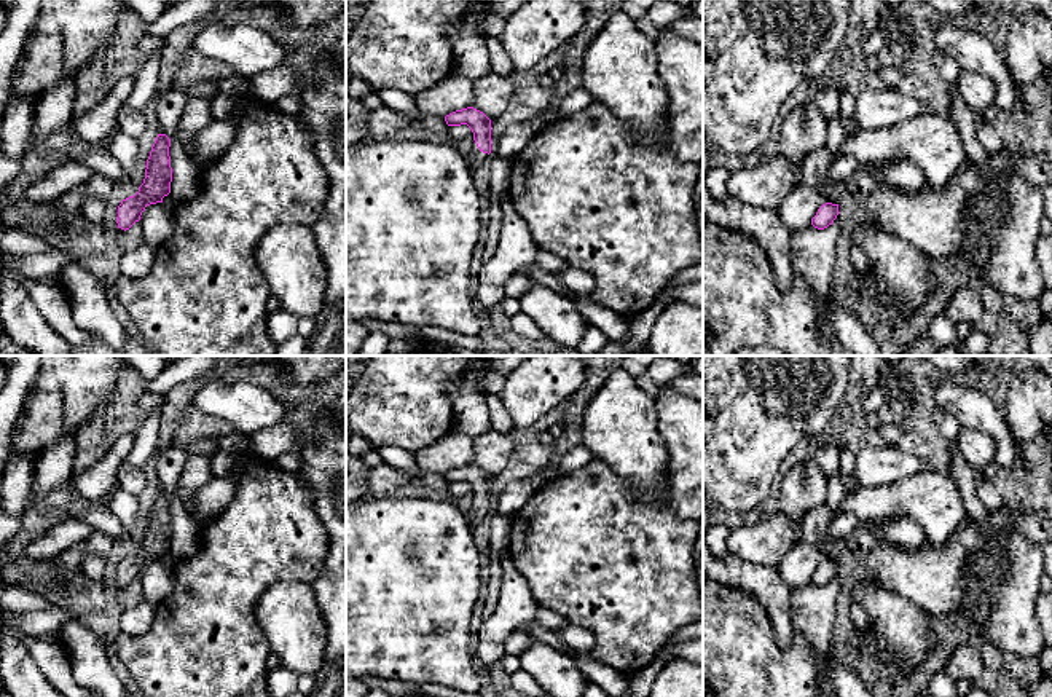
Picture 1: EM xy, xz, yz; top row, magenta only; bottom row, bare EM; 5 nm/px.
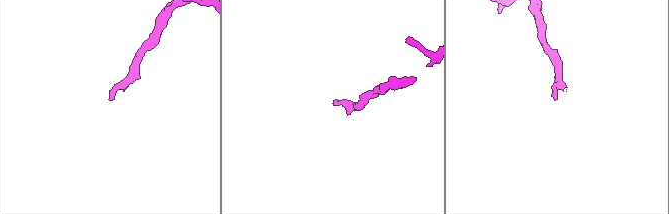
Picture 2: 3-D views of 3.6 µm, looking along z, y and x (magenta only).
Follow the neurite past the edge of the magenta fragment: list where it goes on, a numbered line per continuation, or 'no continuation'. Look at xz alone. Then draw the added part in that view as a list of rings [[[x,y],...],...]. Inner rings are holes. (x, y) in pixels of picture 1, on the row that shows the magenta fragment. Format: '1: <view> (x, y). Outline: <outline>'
1: xz (474, 157). Outline: [[[473,144],[473,147],[470,148],[469,155],[465,156],[467,158],[467,163],[472,169],[473,164],[478,164],[478,163],[483,163],[489,155],[488,153],[483,153],[477,144]]]

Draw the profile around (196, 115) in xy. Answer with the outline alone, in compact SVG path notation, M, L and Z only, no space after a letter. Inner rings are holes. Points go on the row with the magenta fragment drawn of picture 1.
M188 97L183 113L179 121L179 139L186 156L193 161L194 137L199 131L214 121L210 112L210 99Z

